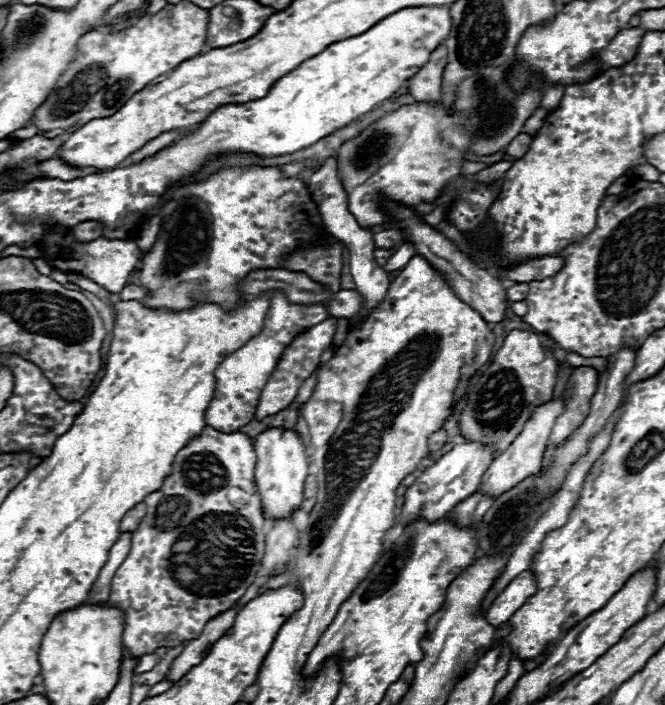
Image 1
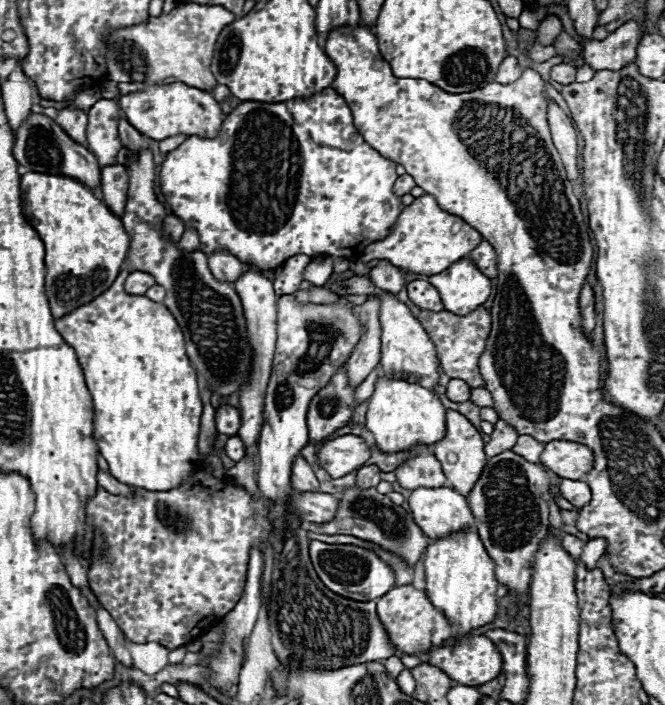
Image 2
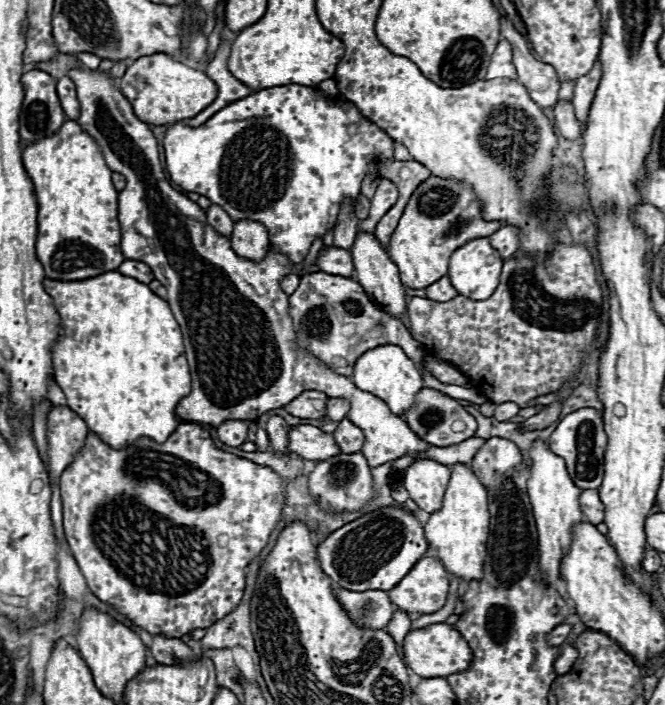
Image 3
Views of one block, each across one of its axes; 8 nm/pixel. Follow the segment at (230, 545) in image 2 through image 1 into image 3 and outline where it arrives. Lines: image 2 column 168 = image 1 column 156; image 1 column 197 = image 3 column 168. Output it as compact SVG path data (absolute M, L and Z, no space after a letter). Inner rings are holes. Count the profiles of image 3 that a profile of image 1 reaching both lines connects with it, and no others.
M184 422L180 424L170 438L164 444L156 444L152 440L138 440L132 446L126 446L122 450L112 450L100 438L92 432L86 436L84 448L76 454L74 462L62 472L60 476L60 494L62 494L62 506L64 506L64 532L66 540L70 544L70 550L90 586L90 590L104 602L114 606L124 618L134 622L136 626L144 628L150 634L160 634L160 636L170 636L170 638L180 638L184 634L190 634L192 630L198 628L208 628L216 620L222 620L222 616L230 614L242 600L244 588L246 588L246 572L244 568L254 560L268 544L272 530L280 522L282 516L282 506L286 498L286 488L282 484L282 476L272 472L270 468L258 466L246 458L238 458L236 454L224 452L214 446L210 432L204 430L200 424L190 424ZM226 534L226 546L218 544L218 536Z

